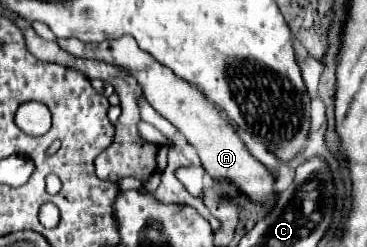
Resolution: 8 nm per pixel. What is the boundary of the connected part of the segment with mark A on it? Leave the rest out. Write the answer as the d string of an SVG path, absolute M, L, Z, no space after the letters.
M122 36L118 40L100 42L100 44L84 44L84 42L66 44L66 40L58 40L58 46L74 56L104 60L132 72L138 78L144 96L152 104L152 108L160 112L168 122L172 122L186 136L186 140L198 150L198 156L204 168L208 170L208 174L214 180L228 180L228 182L232 180L232 184L236 184L252 202L262 206L260 208L262 212L266 212L264 210L266 202L276 198L272 192L274 178L270 176L270 172L248 152L248 148L238 138L236 130L226 120L222 120L218 110L214 110L198 90L194 90L186 80L174 76L172 70L164 68L162 64L156 64L156 60L148 52L142 52L138 48L132 36Z

